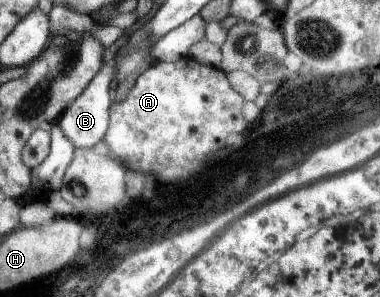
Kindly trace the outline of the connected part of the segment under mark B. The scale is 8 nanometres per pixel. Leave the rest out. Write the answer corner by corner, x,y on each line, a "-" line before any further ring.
115,56
110,63
104,63
104,66
99,68
99,71
92,77
91,82
83,88
83,91
75,98
74,102
70,103
55,121
63,135
72,143
75,149
92,148
106,132
109,117
108,107
111,103
107,92
112,86
114,69

